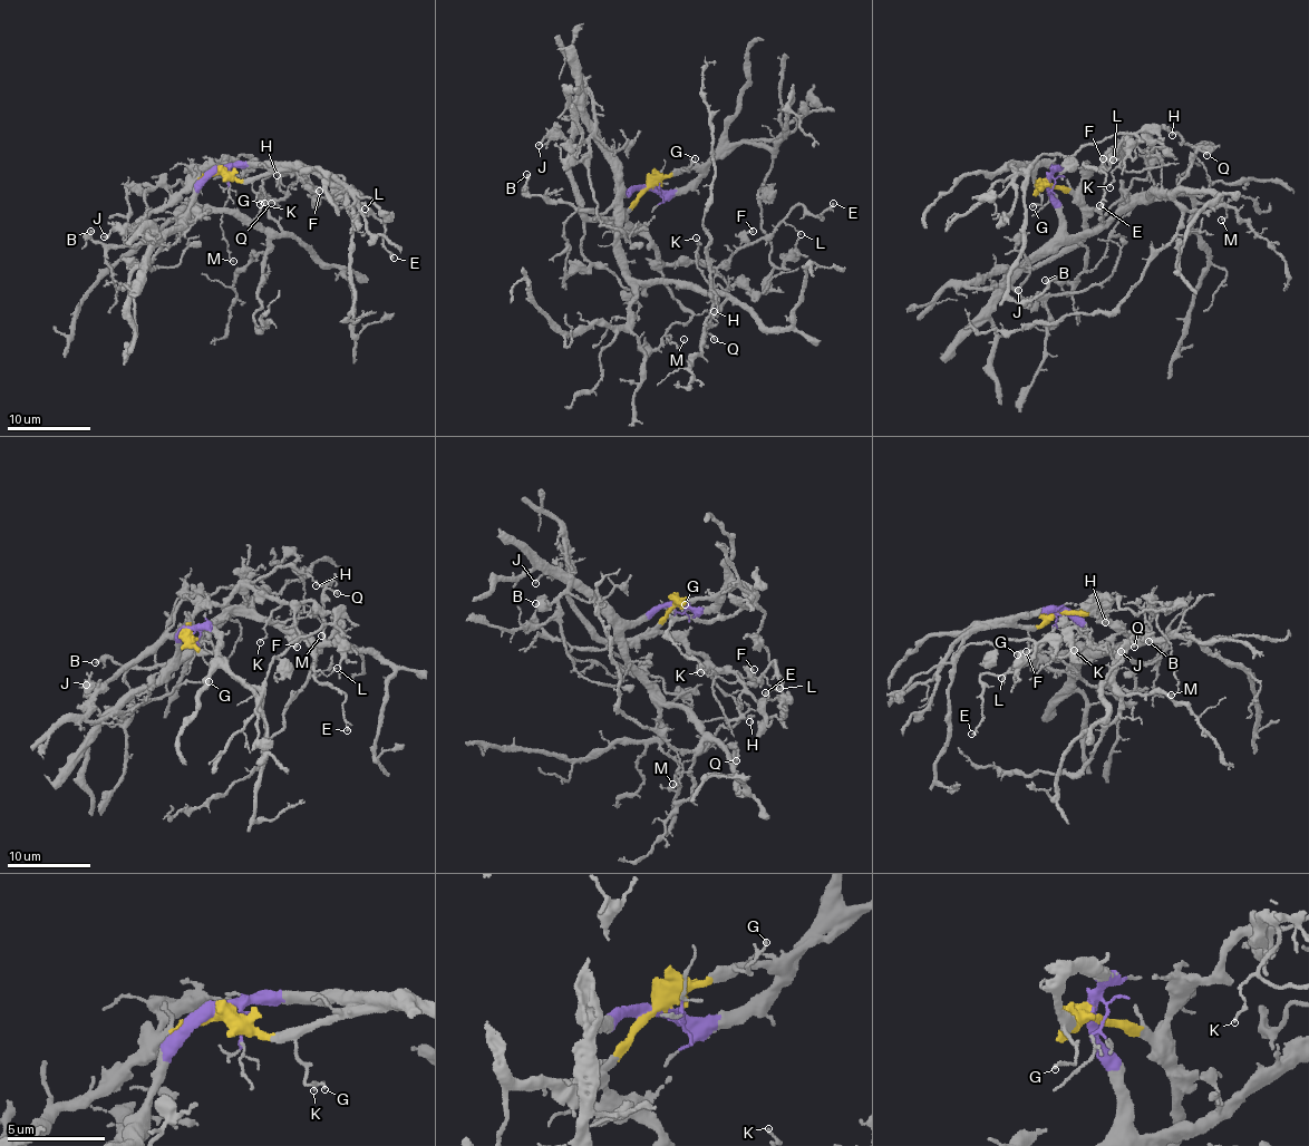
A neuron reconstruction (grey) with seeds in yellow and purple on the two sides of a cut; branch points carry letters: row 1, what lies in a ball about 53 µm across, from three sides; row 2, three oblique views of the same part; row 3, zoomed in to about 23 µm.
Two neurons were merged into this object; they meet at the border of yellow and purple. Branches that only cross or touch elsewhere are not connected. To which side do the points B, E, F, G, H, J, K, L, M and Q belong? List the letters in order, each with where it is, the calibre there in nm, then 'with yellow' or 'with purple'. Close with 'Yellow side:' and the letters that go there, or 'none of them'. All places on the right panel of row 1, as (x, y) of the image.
B: place (1045, 280); calibre 200 nm; with purple
E: place (1099, 205); calibre 120 nm; with yellow
F: place (1103, 158); calibre 170 nm; with yellow
G: place (1033, 206); calibre 140 nm; with yellow
H: place (1172, 135); calibre 110 nm; with yellow
J: place (1018, 290); calibre 180 nm; with yellow
K: place (1109, 187); calibre 120 nm; with yellow
L: place (1113, 159); calibre 70 nm; with yellow
M: place (1221, 220); calibre 100 nm; with yellow
Q: place (1206, 155); calibre 180 nm; with purple
Yellow side: E, F, G, H, J, K, L, M

